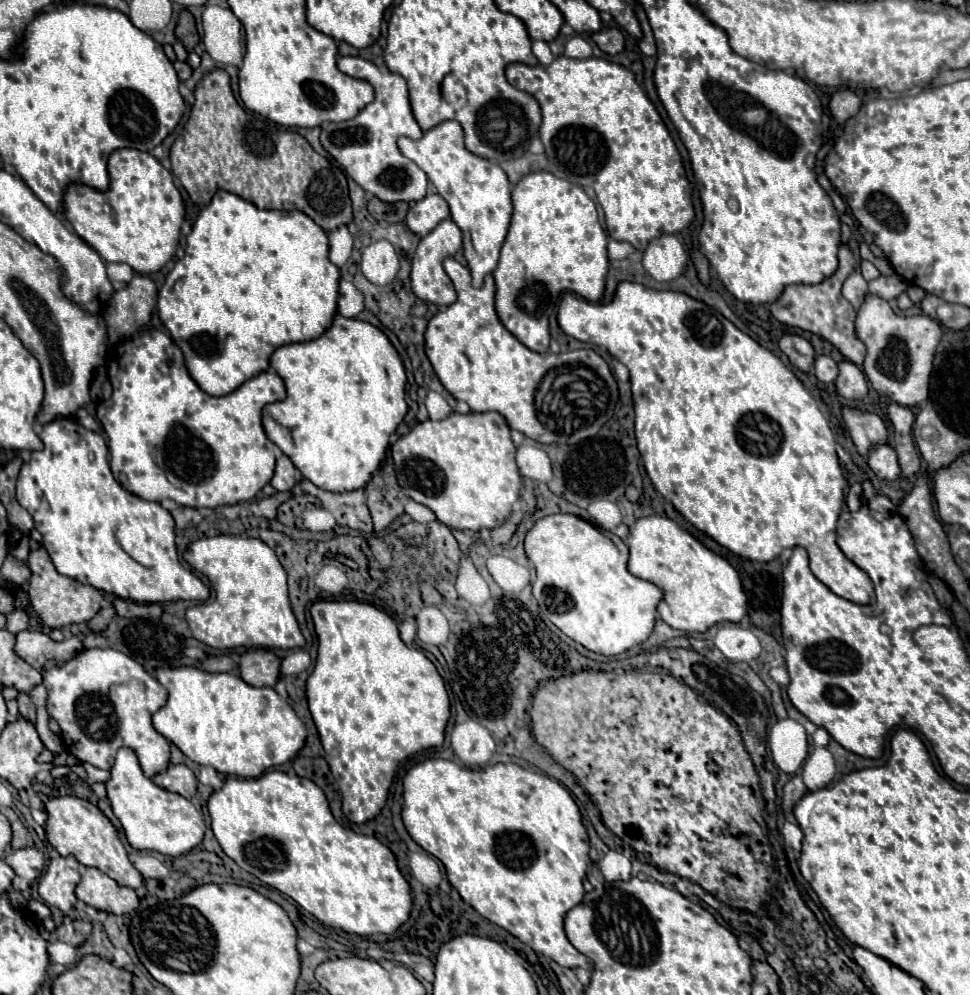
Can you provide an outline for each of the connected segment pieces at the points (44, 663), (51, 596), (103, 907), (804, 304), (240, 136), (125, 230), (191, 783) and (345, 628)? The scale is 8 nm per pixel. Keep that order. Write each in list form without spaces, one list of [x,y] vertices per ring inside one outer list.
[[[20,631],[16,635],[16,655],[30,663],[36,671],[44,673],[50,663],[64,663],[82,651],[82,643],[76,637],[68,637],[60,643],[52,641],[42,631]]]
[[[38,549],[30,553],[30,583],[28,583],[28,597],[30,597],[30,605],[34,609],[34,613],[44,621],[44,625],[52,627],[52,629],[60,629],[64,625],[72,625],[72,623],[82,623],[92,619],[100,605],[102,605],[102,593],[90,585],[82,585],[70,577],[60,575],[54,569],[54,563],[50,559],[50,555],[46,553],[46,549]]]
[[[88,867],[76,887],[76,897],[94,909],[124,915],[138,907],[138,895],[132,887],[122,887],[106,873]]]
[[[840,247],[838,251],[838,269],[832,277],[824,279],[822,283],[818,285],[788,285],[784,289],[784,293],[770,305],[770,313],[784,325],[790,325],[790,327],[800,327],[804,331],[810,331],[810,333],[816,333],[820,337],[824,337],[826,341],[830,341],[848,361],[856,363],[858,367],[862,365],[864,361],[864,343],[856,339],[856,335],[852,333],[852,325],[854,325],[854,317],[856,317],[856,311],[854,307],[842,297],[840,289],[842,289],[842,283],[844,279],[854,271],[854,257],[850,253],[850,249],[846,247]]]
[[[224,69],[206,73],[196,85],[194,95],[196,103],[192,105],[190,119],[170,149],[170,163],[174,177],[180,179],[196,205],[208,205],[212,195],[224,189],[254,203],[258,209],[298,209],[326,233],[352,221],[342,169],[318,155],[296,131],[288,131],[242,109],[234,99],[230,77]]]
[[[116,149],[108,159],[110,189],[98,191],[70,183],[64,191],[64,215],[74,231],[98,251],[106,263],[126,263],[136,273],[160,271],[176,253],[184,205],[172,175],[158,159],[138,149]]]
[[[170,765],[166,771],[155,775],[152,780],[159,787],[180,793],[186,799],[194,797],[196,787],[198,787],[196,775],[186,765]]]
[[[316,601],[310,607],[310,615],[312,615],[312,621],[314,621],[316,635],[318,635],[318,657],[316,657],[314,671],[312,671],[312,675],[308,677],[306,683],[307,702],[310,705],[310,713],[312,713],[312,719],[314,719],[322,747],[325,751],[326,756],[324,758],[328,765],[330,765],[330,771],[332,771],[332,775],[334,775],[338,787],[340,787],[340,793],[342,793],[342,813],[352,823],[364,823],[364,821],[374,819],[380,813],[380,809],[384,807],[386,797],[388,797],[388,789],[390,789],[392,779],[394,779],[396,765],[402,759],[406,759],[408,755],[414,755],[414,753],[418,753],[422,749],[430,749],[430,747],[442,745],[444,729],[446,729],[446,723],[450,719],[450,699],[448,699],[444,681],[442,681],[438,669],[434,667],[434,663],[422,651],[406,647],[402,643],[400,635],[398,635],[398,627],[396,627],[394,619],[390,615],[382,613],[380,609],[376,609],[374,605],[360,603],[360,601]]]

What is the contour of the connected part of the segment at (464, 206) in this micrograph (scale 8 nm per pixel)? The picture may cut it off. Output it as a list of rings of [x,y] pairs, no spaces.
[[[444,121],[432,127],[420,141],[400,137],[398,149],[428,175],[430,183],[446,199],[450,217],[464,235],[464,257],[472,273],[472,285],[480,287],[484,277],[496,269],[500,247],[510,225],[512,201],[506,173],[496,163],[468,153],[458,121]]]

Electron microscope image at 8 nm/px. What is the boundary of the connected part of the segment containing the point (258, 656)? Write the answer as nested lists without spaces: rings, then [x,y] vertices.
[[[250,649],[244,655],[240,655],[240,677],[250,685],[268,685],[274,687],[274,683],[280,677],[280,659],[268,649]]]

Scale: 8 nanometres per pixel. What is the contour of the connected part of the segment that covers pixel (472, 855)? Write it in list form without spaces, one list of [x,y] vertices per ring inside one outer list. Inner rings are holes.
[[[428,759],[422,761],[418,765],[414,765],[406,775],[404,775],[404,805],[402,805],[402,821],[410,833],[410,837],[428,853],[432,853],[436,859],[440,859],[446,867],[446,877],[450,881],[450,885],[460,893],[460,897],[474,907],[482,917],[486,917],[488,921],[504,927],[508,933],[512,933],[516,939],[520,939],[522,943],[530,945],[536,953],[542,953],[546,957],[550,957],[552,961],[556,961],[562,967],[584,967],[588,971],[594,969],[592,961],[582,955],[566,937],[564,933],[564,915],[566,911],[570,911],[572,907],[576,907],[582,897],[584,897],[584,887],[582,887],[582,879],[586,875],[588,869],[588,849],[590,849],[590,841],[588,841],[588,833],[582,825],[582,817],[580,817],[580,809],[574,803],[574,799],[570,797],[568,789],[558,783],[556,779],[544,775],[544,773],[536,773],[536,771],[528,771],[522,769],[516,763],[496,763],[496,765],[488,765],[484,767],[484,771],[472,771],[468,767],[456,765],[454,761],[446,761],[446,759]]]

